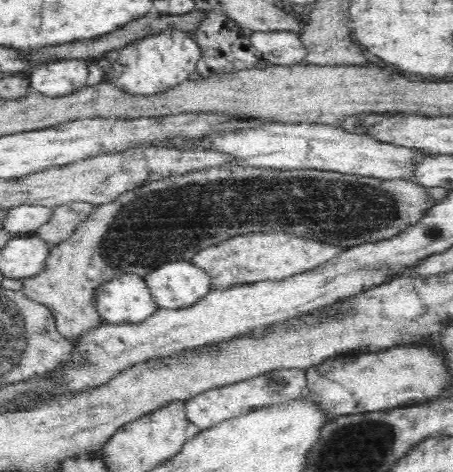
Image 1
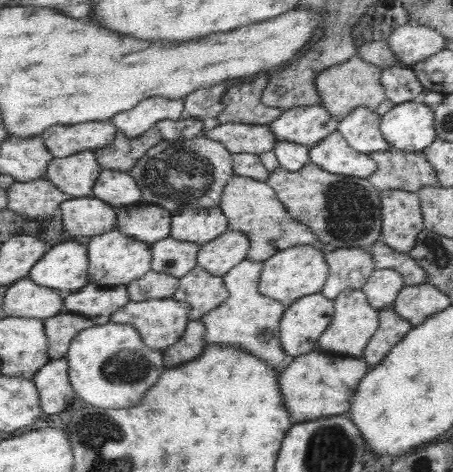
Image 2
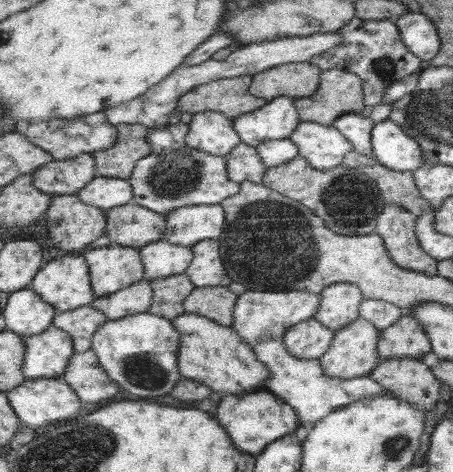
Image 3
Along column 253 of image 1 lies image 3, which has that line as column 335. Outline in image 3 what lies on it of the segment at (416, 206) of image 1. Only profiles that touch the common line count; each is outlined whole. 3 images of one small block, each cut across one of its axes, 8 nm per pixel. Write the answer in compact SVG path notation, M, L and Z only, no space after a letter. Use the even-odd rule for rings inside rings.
M295 156L293 160L289 160L283 166L267 168L261 184L271 188L273 192L279 192L279 194L307 206L335 234L347 234L347 236L373 234L375 226L377 226L377 216L385 208L385 202L381 198L377 184L369 176L361 174L359 170L351 170L343 164L321 172L321 170L311 168L307 164L307 160L303 160L301 156ZM353 218L355 218L355 224L353 224Z

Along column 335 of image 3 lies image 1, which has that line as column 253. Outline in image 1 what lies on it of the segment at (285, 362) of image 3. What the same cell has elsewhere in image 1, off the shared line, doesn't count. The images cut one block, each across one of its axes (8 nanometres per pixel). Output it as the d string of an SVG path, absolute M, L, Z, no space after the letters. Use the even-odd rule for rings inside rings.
M274 370L268 374L262 374L258 378L250 378L246 382L236 382L230 386L222 386L222 388L214 388L214 390L206 390L194 398L190 398L186 404L186 418L190 424L198 426L200 432L210 430L214 426L218 426L220 422L226 422L230 418L236 418L240 414L248 414L256 408L262 406L272 406L278 402L286 402L286 400L296 400L296 398L304 398L306 396L306 370Z

